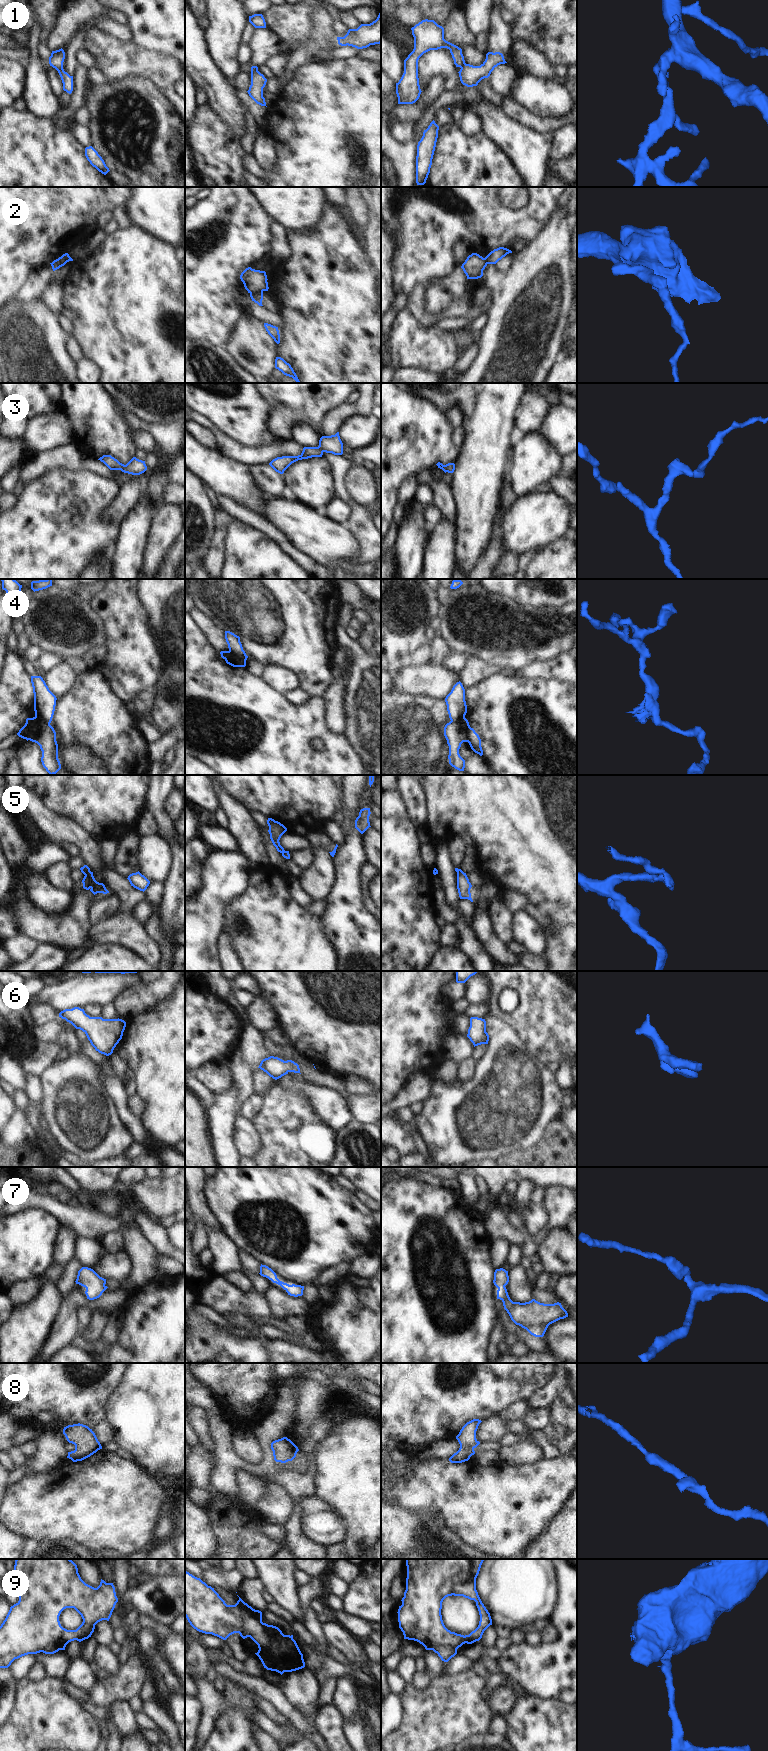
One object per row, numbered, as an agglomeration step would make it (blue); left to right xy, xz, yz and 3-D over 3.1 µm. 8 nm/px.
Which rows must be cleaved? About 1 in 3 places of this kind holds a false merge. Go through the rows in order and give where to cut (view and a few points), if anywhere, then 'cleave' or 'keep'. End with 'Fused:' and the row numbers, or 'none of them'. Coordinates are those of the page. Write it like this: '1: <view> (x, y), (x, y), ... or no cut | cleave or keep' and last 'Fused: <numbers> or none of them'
1: xy (62, 67), (57, 70) | cleave
2: xz (262, 291), (250, 293) | cleave
3: no cut | keep
4: xy (35, 716), (49, 724) | cleave
5: xy (89, 870), (85, 875) | cleave
6: no cut | keep
7: no cut | keep
8: no cut | keep
9: xz (244, 1614), (250, 1614), (261, 1622), (269, 1641), (268, 1645) | cleave
Fused: 1, 2, 4, 5, 9

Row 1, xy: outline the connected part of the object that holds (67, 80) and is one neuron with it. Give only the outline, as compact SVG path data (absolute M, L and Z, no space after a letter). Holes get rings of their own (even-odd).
M63 68L58 69L57 71L63 83L63 90L71 94L73 91L73 76L70 76Z

